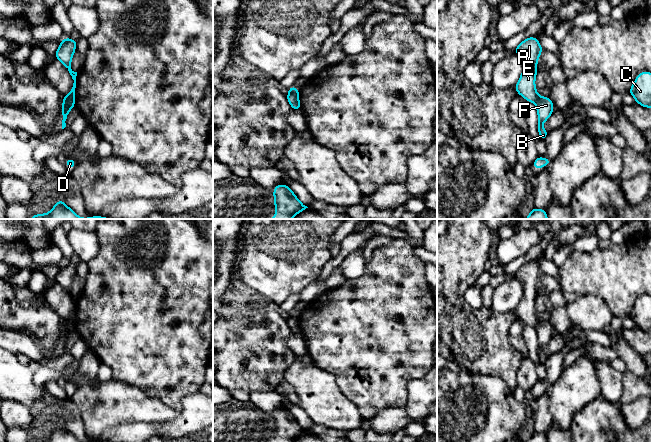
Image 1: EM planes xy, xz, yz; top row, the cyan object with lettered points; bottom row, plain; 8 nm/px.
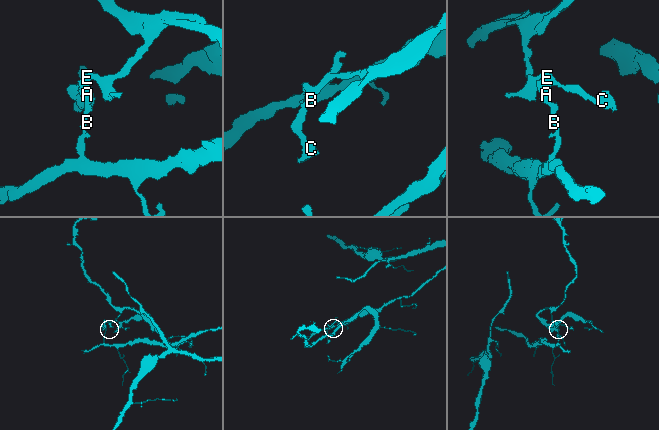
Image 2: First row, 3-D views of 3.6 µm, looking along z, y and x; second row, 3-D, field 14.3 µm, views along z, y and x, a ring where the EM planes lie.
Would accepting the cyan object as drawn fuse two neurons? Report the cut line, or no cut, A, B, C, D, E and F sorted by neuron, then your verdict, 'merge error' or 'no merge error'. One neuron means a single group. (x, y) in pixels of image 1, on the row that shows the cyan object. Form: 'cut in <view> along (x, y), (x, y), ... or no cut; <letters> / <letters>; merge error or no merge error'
cut in xy along (63, 97), (73, 101); A C E / B D F; merge error

